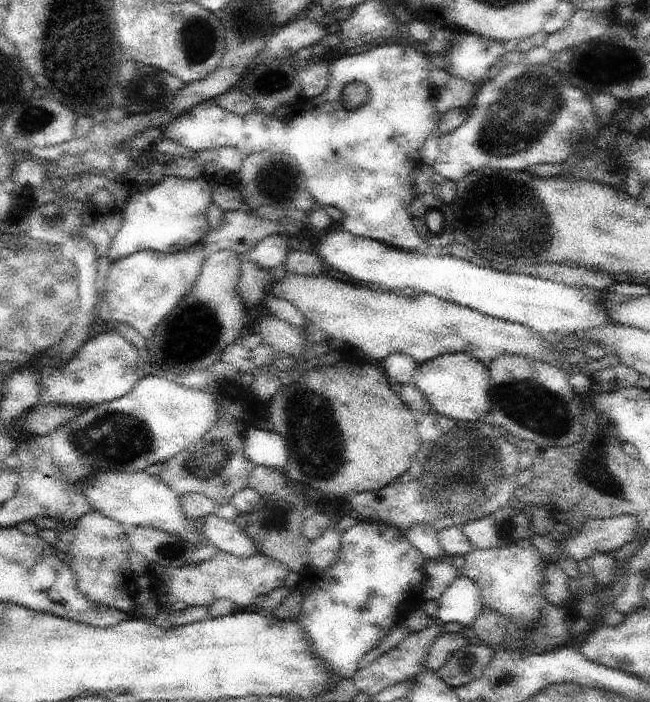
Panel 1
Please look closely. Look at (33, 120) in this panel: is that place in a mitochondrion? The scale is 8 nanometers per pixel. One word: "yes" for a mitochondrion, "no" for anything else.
yes

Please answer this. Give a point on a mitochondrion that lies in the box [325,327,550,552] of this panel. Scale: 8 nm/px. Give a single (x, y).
(445, 472)

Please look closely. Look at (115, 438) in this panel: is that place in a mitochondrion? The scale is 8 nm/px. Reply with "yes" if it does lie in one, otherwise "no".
yes

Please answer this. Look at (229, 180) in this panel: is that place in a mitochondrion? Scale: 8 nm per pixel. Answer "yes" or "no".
no

